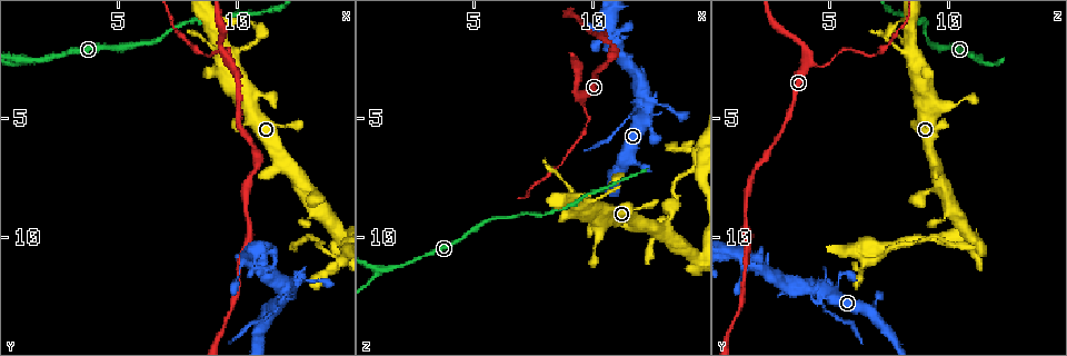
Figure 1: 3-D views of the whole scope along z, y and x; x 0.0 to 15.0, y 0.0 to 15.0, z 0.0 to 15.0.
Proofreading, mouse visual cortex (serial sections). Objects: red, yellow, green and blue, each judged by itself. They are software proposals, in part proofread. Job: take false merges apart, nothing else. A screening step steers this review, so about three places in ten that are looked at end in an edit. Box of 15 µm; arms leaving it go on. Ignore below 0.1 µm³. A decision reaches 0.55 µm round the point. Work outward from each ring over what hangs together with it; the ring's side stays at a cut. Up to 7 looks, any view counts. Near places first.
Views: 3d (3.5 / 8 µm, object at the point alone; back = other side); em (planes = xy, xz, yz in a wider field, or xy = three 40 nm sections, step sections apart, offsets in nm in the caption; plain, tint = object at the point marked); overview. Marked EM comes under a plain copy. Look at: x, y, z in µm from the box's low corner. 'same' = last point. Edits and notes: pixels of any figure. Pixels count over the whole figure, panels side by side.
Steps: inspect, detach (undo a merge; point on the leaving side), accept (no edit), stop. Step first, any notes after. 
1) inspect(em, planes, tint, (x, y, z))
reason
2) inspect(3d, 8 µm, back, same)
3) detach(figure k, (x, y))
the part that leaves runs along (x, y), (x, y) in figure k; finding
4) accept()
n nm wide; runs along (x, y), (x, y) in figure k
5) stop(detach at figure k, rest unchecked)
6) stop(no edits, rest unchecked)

inspect(3d, 3.5 µm, (1.2, 2.5, 11.3))
three arms meet

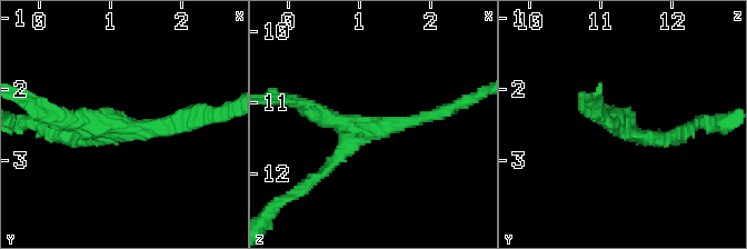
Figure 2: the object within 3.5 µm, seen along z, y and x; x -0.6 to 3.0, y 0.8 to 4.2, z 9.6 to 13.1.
inspect(em, planes, tint, (1.10, 2.55, 11.40))
3 arms; arms of 150, 150, 250 nm

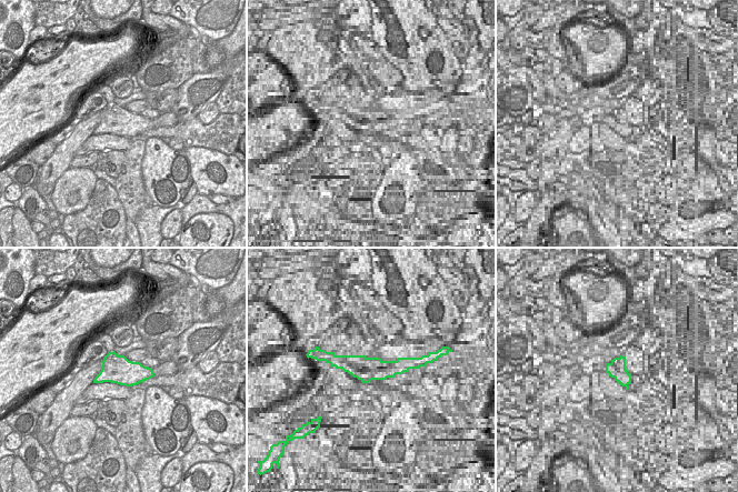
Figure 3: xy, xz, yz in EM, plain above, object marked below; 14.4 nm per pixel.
accept()
runs along (439, 112), (368, 130), (299, 101) in figure 2; continuous, no second cell

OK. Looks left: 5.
inspect(3d, 3.5 µm, (9.6, 2.7, 4.2))
three-way junction

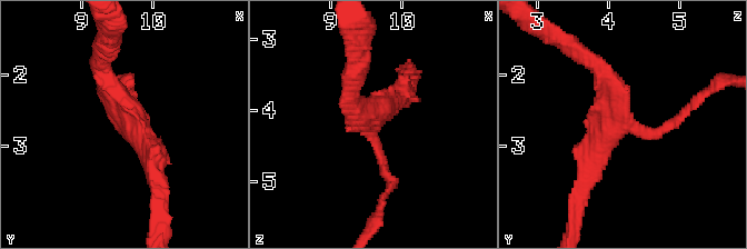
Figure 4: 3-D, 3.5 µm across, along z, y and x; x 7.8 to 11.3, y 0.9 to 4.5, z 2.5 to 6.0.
inspect(em, xy, step 3, tint, (9.65, 2.65, 4.15))
3 arms; arms of 150, 250, 300 nm

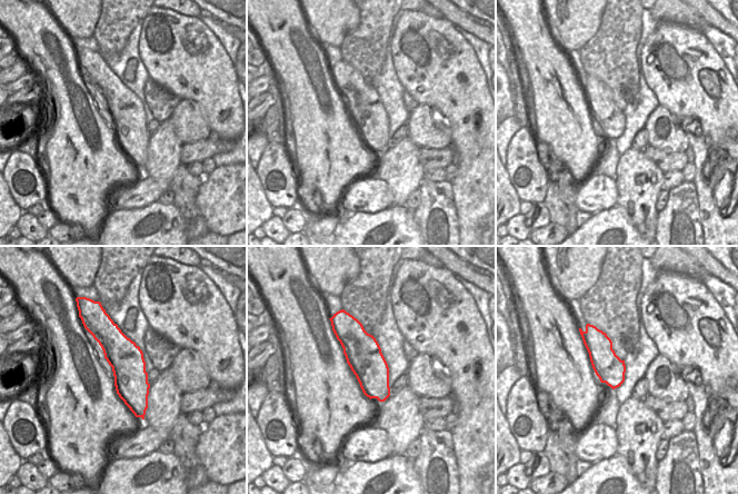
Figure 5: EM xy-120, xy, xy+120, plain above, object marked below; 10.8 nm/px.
accept()
400 nm wide; runs along (111, 325), (139, 414) in figure 5; continuous, no second cell

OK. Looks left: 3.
inspect(3d, 3.5 µm, (12.3, 12.0, 4.4))
sharp bend

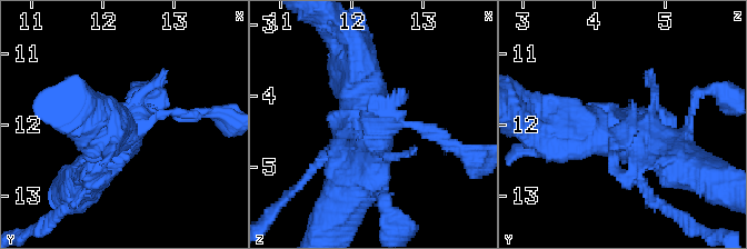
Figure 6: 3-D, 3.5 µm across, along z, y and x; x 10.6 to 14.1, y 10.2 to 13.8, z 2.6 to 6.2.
inspect(em, xy, step 2, tint, (12.25, 12.10, 4.50))
need the tissue

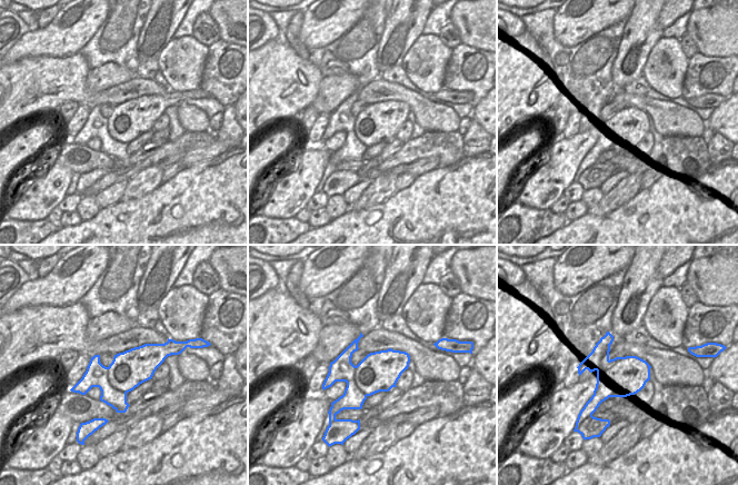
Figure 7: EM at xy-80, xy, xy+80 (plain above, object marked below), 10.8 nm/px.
detach(figure 6, (665, 207))
two cells meet here

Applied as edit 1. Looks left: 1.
stop(detach at figure 6, rest unchecked)

